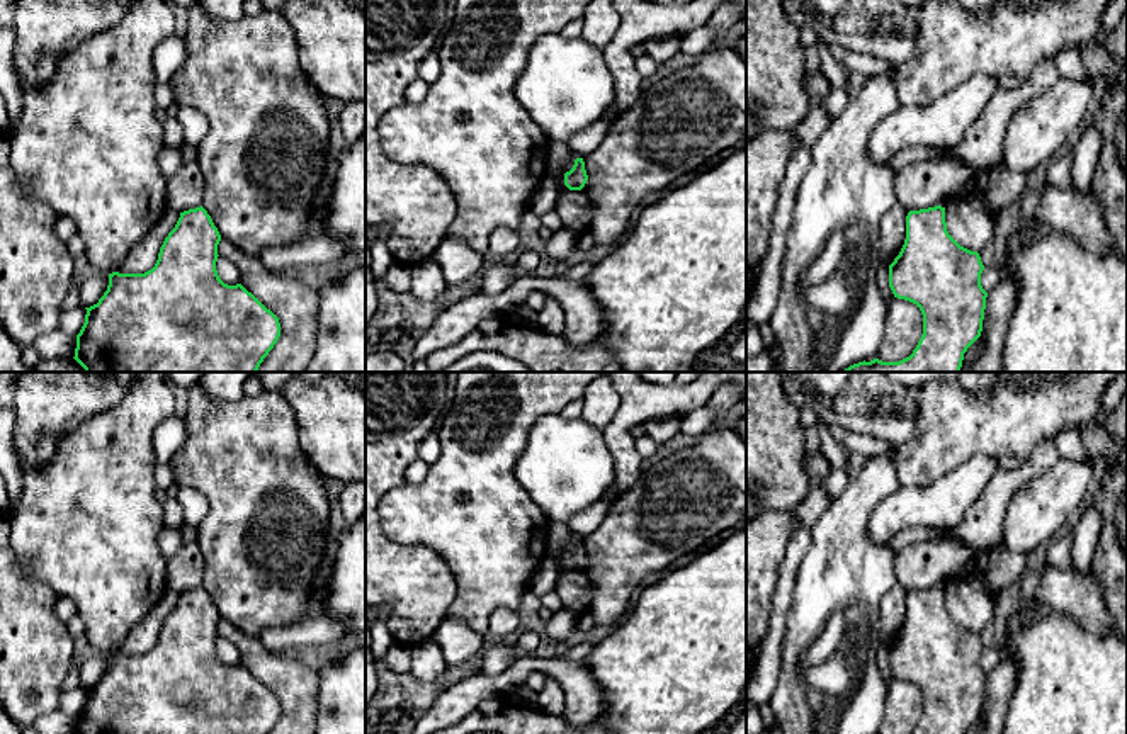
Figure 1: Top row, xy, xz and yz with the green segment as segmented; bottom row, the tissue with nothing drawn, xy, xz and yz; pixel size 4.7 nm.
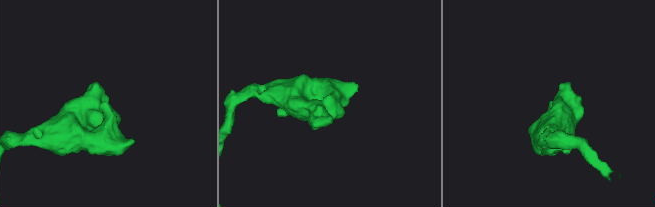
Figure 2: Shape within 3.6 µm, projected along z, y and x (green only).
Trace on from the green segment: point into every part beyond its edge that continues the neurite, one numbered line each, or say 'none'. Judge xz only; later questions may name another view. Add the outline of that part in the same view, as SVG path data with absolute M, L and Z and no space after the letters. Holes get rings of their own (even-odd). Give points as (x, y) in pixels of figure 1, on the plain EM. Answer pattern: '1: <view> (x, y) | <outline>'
none

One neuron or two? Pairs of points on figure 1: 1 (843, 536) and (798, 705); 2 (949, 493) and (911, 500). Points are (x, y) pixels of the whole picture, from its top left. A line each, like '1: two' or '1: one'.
1: one
2: one

